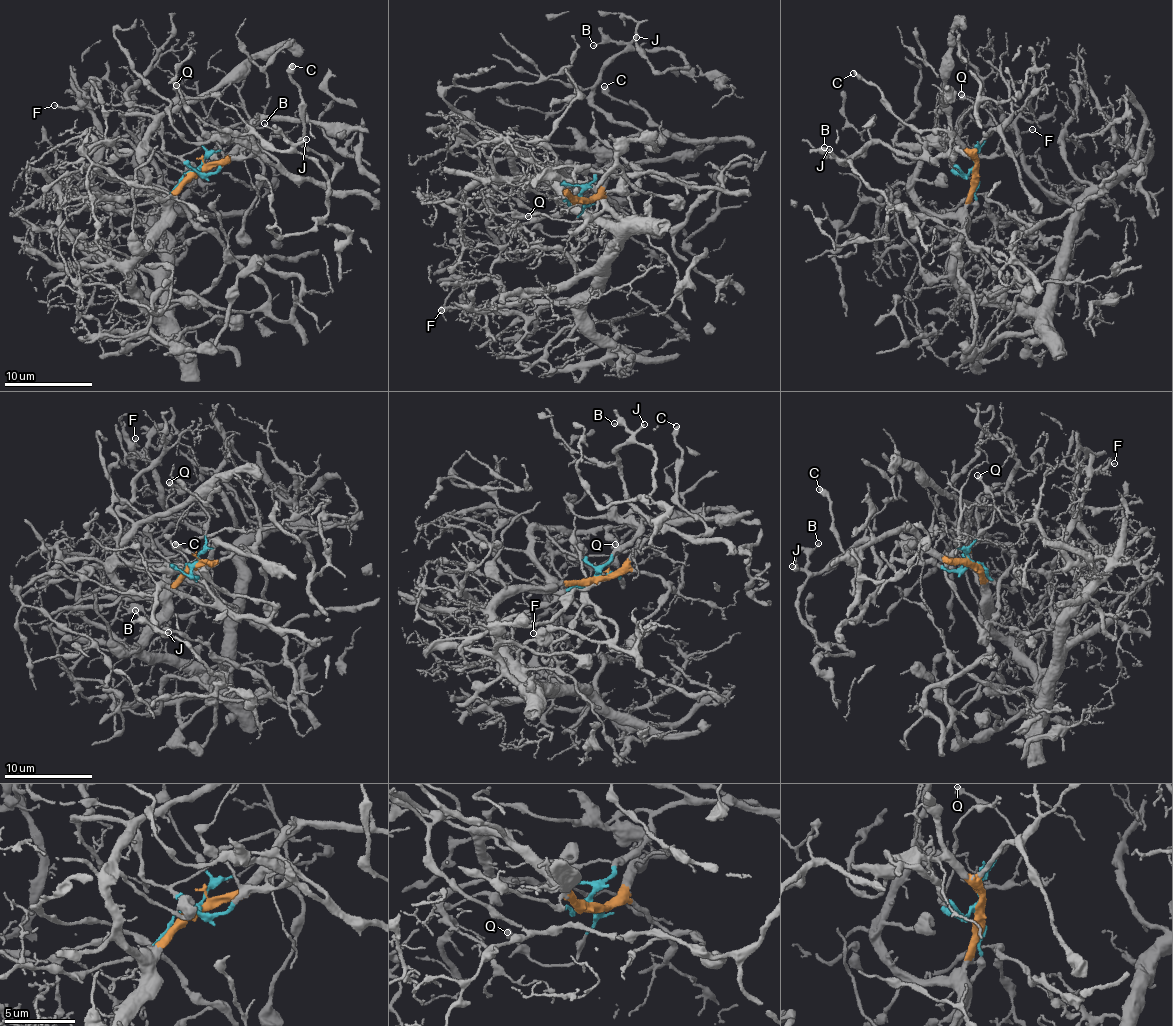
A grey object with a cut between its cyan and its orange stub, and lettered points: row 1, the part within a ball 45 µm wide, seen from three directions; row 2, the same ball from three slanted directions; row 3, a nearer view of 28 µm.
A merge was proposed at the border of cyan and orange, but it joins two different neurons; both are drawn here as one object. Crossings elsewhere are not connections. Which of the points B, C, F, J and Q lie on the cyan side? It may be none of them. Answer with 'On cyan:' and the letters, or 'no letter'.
On cyan: B, C, F, J, Q

